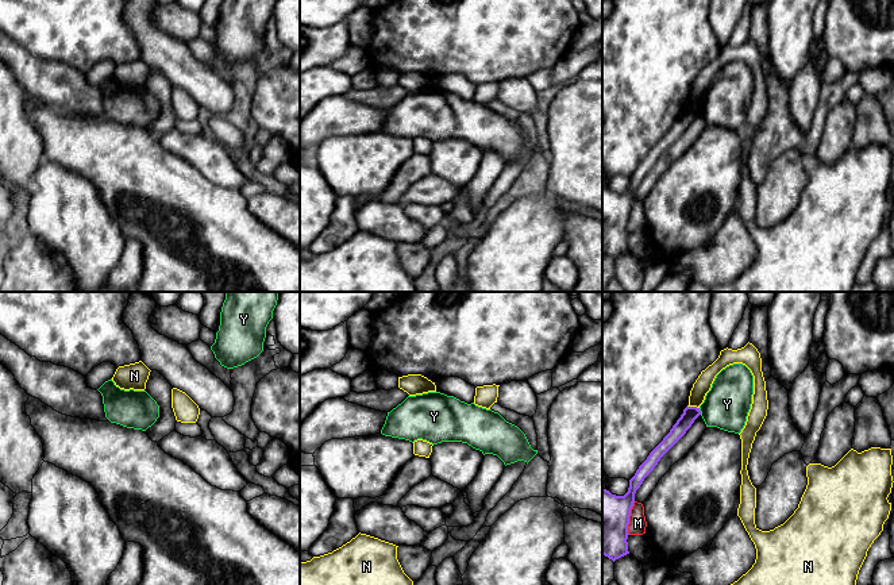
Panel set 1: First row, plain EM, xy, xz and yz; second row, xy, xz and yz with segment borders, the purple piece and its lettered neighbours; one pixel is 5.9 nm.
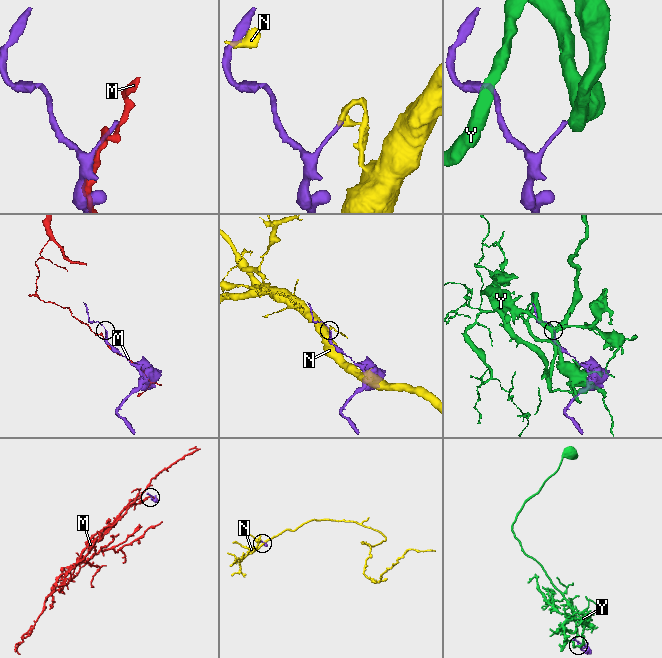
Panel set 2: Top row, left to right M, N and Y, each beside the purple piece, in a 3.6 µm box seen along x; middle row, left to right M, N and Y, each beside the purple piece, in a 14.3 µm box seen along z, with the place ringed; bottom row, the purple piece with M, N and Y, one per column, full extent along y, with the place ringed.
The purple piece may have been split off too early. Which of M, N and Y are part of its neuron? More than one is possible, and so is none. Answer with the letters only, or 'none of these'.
none of these

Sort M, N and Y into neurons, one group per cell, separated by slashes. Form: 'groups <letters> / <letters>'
groups M / N / Y

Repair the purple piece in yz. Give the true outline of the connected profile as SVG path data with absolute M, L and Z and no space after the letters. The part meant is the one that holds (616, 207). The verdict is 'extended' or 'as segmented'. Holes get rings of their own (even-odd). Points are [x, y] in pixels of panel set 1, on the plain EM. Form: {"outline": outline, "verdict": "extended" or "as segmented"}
{"outline": "M686 104L663 138L650 150L629 177L628 189L624 193L612 192L602 186L602 253L613 259L628 249L628 222L635 190L644 176L654 168L660 155L686 131L694 118L701 112L700 105Z", "verdict": "as segmented"}

